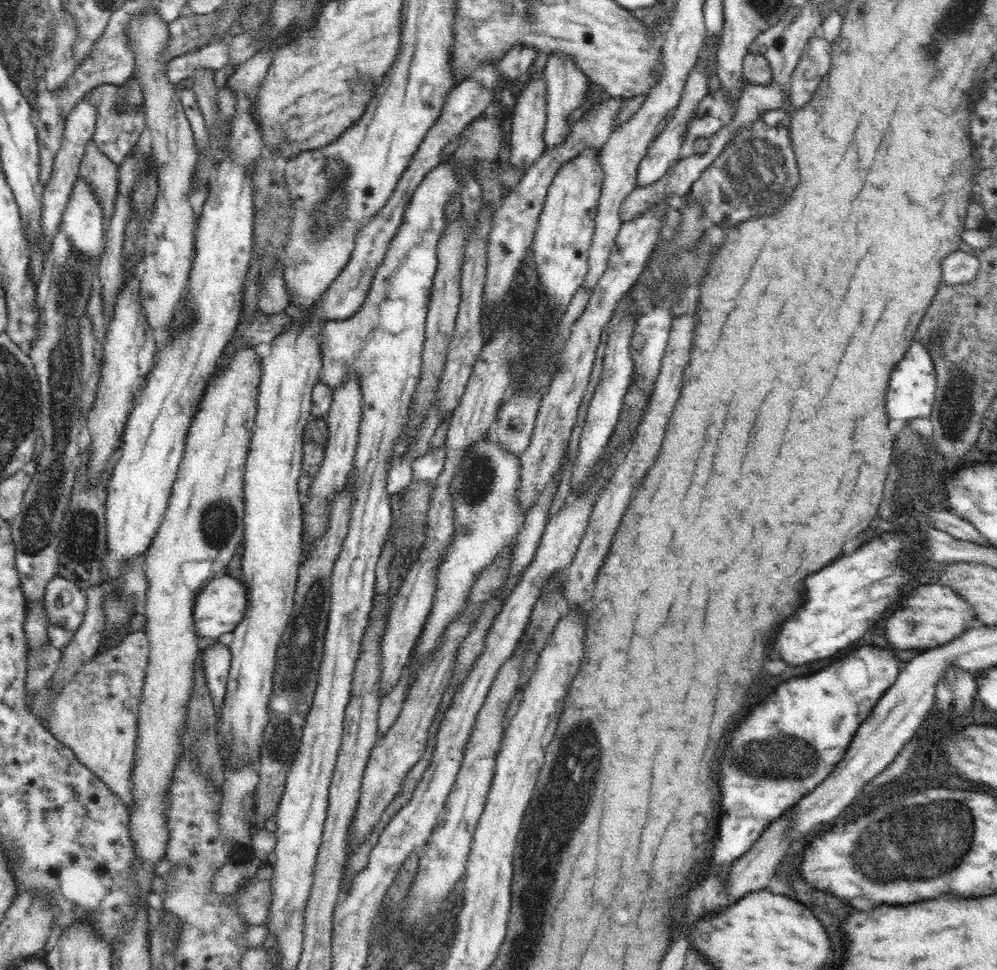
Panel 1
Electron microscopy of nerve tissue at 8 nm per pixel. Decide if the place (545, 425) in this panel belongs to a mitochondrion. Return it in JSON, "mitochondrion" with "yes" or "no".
{"mitochondrion":"no"}

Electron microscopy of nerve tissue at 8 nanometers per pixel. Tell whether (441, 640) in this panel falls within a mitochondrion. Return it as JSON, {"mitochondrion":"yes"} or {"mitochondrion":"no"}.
{"mitochondrion":"no"}

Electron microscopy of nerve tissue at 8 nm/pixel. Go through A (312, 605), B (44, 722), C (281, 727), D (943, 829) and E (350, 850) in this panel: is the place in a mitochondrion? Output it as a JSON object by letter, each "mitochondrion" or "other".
{"A":"mitochondrion","B":"other","C":"mitochondrion","D":"mitochondrion","E":"other"}

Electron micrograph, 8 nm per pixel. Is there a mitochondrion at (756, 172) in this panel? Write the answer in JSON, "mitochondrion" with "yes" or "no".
{"mitochondrion":"yes"}

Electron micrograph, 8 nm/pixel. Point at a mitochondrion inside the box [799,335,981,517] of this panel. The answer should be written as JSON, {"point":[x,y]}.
{"point":[962,388]}

